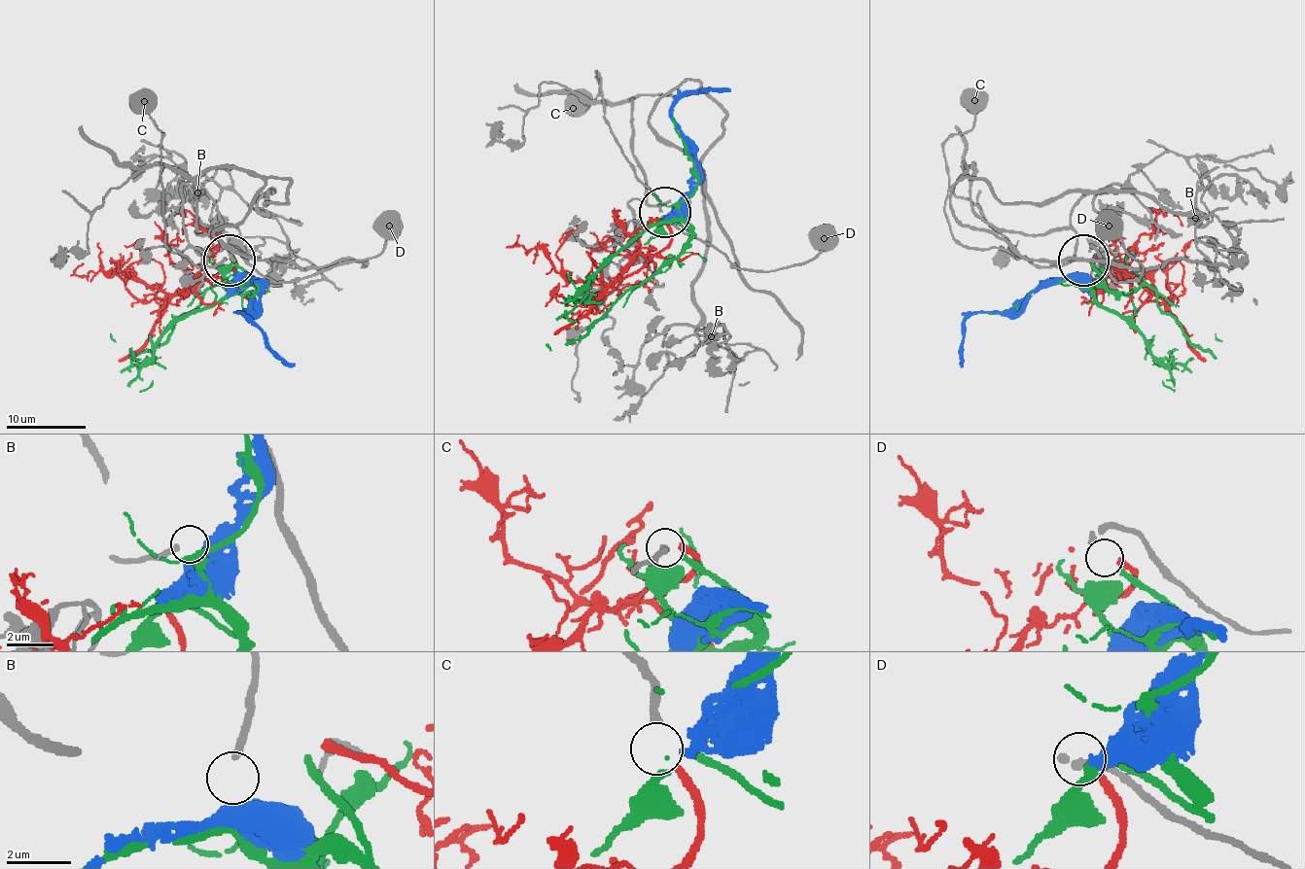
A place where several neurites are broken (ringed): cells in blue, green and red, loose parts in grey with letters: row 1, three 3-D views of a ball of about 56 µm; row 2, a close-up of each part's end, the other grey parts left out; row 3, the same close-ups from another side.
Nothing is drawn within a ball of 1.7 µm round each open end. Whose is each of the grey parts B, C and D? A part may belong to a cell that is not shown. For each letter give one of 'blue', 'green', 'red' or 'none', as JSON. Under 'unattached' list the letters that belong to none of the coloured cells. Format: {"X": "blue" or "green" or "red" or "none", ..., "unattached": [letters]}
{"B": "none", "C": "red", "D": "green", "unattached": ["B"]}

